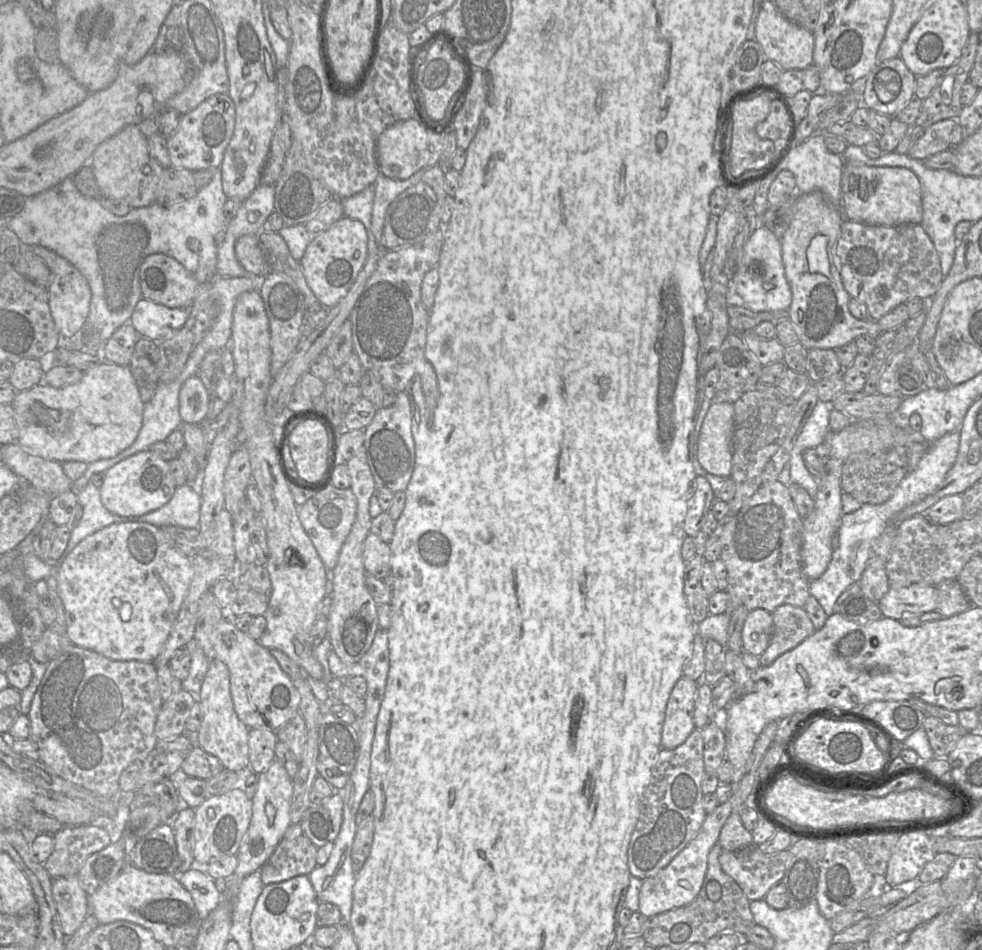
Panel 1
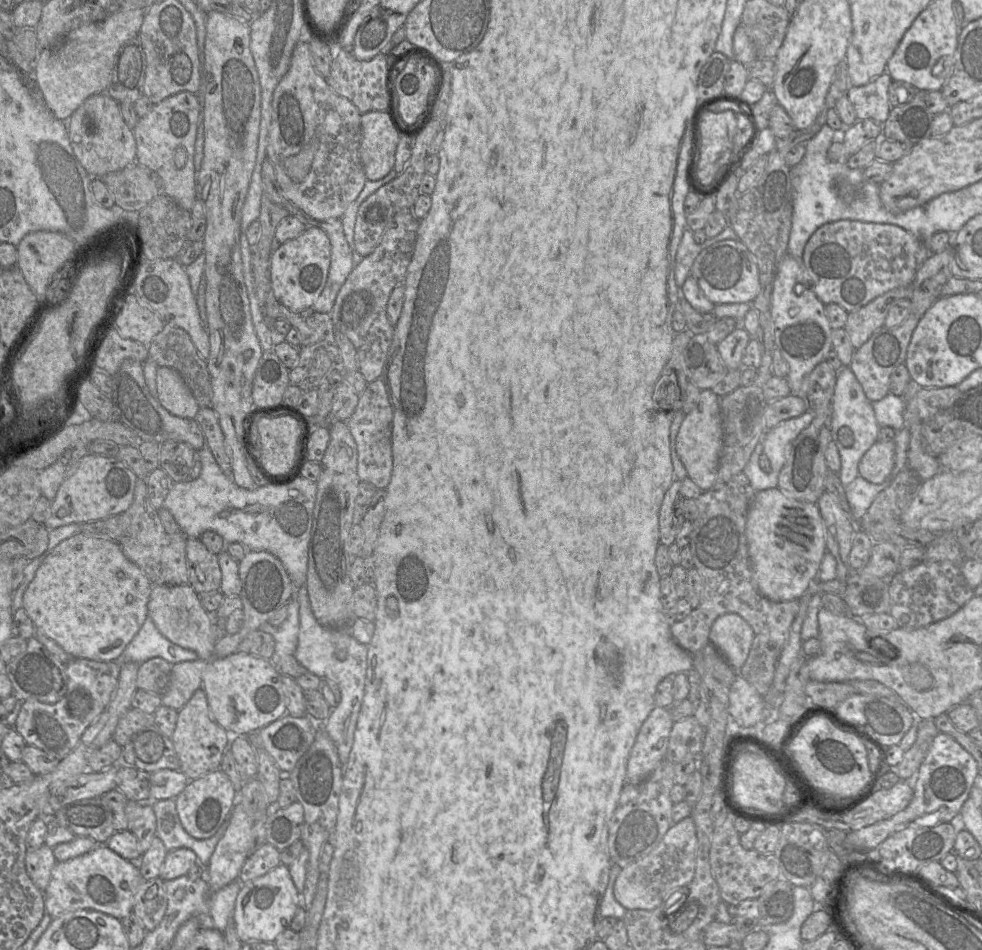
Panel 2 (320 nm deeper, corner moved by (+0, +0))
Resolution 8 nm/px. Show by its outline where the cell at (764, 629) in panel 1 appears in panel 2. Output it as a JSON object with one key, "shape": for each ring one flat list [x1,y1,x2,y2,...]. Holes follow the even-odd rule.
{"shape":[[735,613,718,617,709,634,710,643,725,656,736,671,744,665,754,637,751,626]]}

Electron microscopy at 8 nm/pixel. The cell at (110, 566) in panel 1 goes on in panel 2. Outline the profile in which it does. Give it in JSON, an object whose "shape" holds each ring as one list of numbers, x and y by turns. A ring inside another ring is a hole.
{"shape":[[79,532,60,542,42,561,24,592,22,607,35,628,40,628,73,658,114,661,148,617,151,587,142,570,124,556,118,542]]}

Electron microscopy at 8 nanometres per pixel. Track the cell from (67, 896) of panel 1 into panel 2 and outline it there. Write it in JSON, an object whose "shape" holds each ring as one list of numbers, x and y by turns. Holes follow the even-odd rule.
{"shape":[[45,843,37,849,28,849,25,856,26,871,33,883,42,892,48,887,51,872,57,860,53,850]]}

